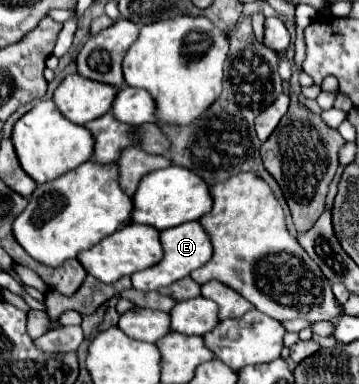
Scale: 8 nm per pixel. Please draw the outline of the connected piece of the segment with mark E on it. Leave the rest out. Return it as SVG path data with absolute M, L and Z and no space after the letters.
M188 222L182 226L174 226L174 230L162 230L160 232L160 242L164 248L164 256L162 262L132 274L132 286L140 292L148 292L148 290L158 290L162 286L170 286L172 282L188 276L192 270L204 266L210 256L212 256L212 244L208 234L202 230L202 226L198 222Z

